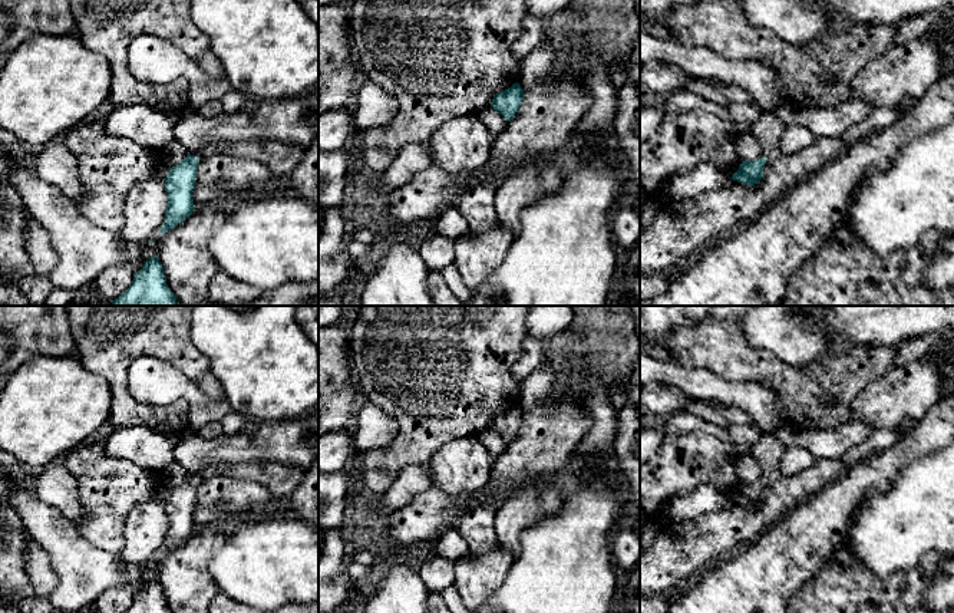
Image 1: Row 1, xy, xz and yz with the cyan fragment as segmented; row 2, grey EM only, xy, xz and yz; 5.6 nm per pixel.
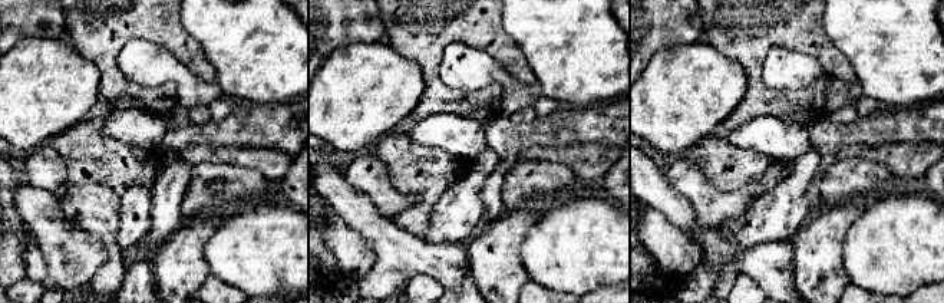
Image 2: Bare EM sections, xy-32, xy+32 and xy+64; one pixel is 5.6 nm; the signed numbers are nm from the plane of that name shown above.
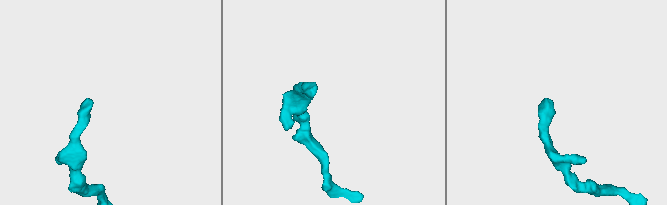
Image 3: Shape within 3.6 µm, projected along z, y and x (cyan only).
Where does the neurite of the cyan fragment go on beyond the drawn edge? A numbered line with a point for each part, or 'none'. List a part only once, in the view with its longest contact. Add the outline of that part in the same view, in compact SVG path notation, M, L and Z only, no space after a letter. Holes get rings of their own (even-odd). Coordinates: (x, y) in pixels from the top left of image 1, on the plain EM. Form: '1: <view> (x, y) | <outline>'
none

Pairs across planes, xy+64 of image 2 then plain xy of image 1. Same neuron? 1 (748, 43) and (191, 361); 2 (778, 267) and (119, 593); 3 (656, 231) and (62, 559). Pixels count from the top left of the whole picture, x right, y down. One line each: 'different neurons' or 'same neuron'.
1: same neuron
2: different neurons
3: different neurons

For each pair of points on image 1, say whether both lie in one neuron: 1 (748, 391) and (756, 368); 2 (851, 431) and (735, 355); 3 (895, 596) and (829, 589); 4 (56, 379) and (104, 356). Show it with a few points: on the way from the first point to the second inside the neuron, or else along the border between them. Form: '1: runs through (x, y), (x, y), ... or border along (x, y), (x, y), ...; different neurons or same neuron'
1: border along (719, 375), (733, 382), (762, 384), (779, 401); different neurons
2: border along (848, 419), (834, 427), (806, 431); different neurons
3: runs through (880, 596), (845, 596); same neuron
4: border along (73, 353), (89, 371), (101, 375), (109, 386); different neurons

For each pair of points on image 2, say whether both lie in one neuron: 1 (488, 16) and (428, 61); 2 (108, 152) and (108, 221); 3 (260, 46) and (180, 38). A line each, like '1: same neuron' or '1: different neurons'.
1: same neuron
2: same neuron
3: different neurons

